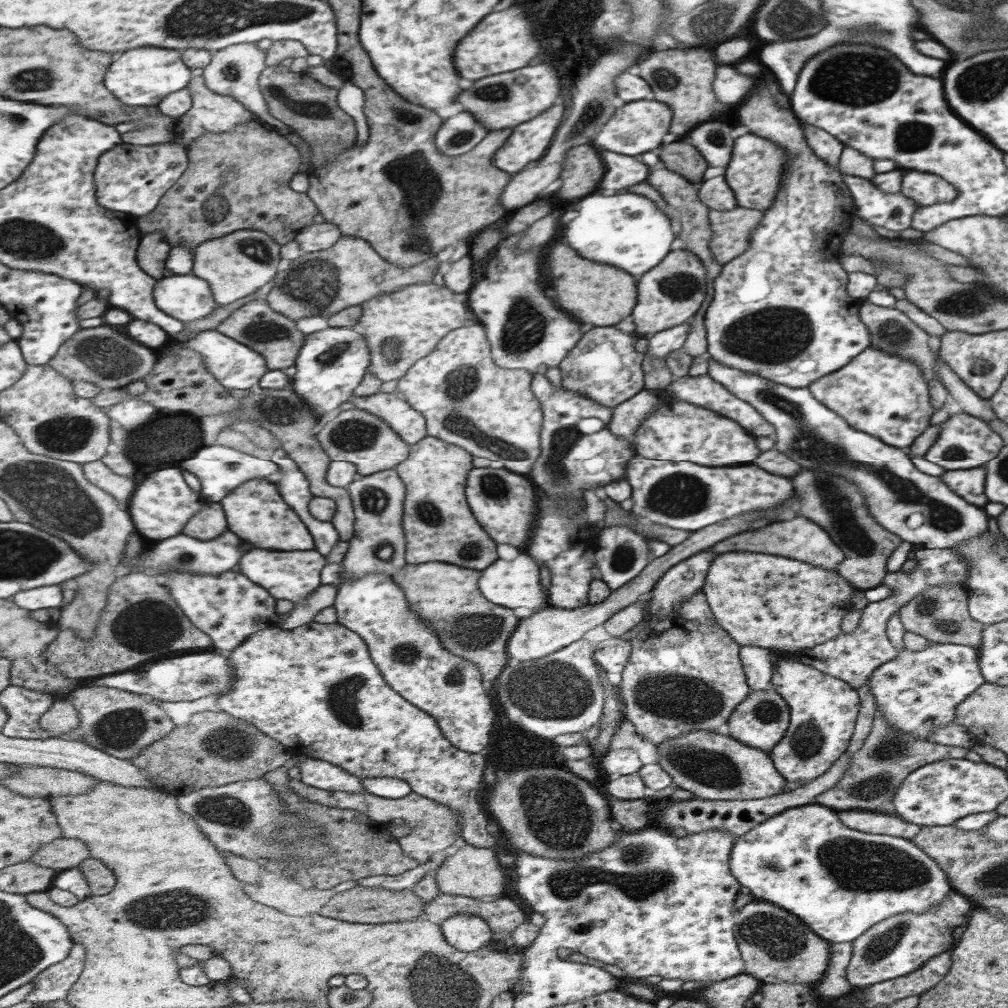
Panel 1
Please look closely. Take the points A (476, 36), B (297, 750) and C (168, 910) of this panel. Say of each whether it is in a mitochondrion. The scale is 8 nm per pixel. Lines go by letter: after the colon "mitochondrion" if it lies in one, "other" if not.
A: other
B: other
C: mitochondrion

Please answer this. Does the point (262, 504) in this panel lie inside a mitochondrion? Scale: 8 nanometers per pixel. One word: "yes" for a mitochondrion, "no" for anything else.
no

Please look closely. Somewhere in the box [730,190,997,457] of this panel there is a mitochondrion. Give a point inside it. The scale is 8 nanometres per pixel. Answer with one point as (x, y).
(971, 303)

